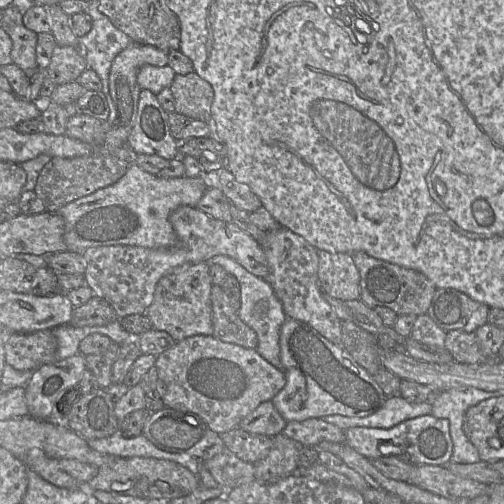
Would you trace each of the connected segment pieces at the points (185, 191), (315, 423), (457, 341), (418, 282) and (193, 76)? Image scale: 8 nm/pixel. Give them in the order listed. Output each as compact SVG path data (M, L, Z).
M130 162L125 175L116 183L72 201L57 212L64 220L67 251L82 254L90 247L114 245L149 249L172 248L177 245L178 238L169 220L170 214L180 206L196 207L207 190L208 186L203 177L162 178L144 171L135 162Z
M321 418L287 422L282 433L308 447L314 447L322 441L345 443L344 430Z
M451 330L446 333L445 338L445 349L451 353L455 362L463 363L463 364L480 364L484 363L488 360L496 360L496 359L488 359L483 352L481 351L478 338L475 335L475 332L464 332L461 330Z
M365 252L352 253L360 274L360 299L369 307L387 306L397 315L427 313L435 285L421 272L369 256Z
M196 72L176 74L169 87L175 112L192 119L210 121L214 92L212 86Z

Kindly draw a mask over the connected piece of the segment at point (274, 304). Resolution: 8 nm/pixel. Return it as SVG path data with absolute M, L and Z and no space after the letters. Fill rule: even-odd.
M216 255L212 257L208 263L220 265L229 274L235 276L240 286L240 307L238 309L238 316L257 334L257 352L273 366L282 370L279 334L281 326L285 322L287 316L284 312L283 305L277 298L272 286L265 279L253 275L228 256Z

